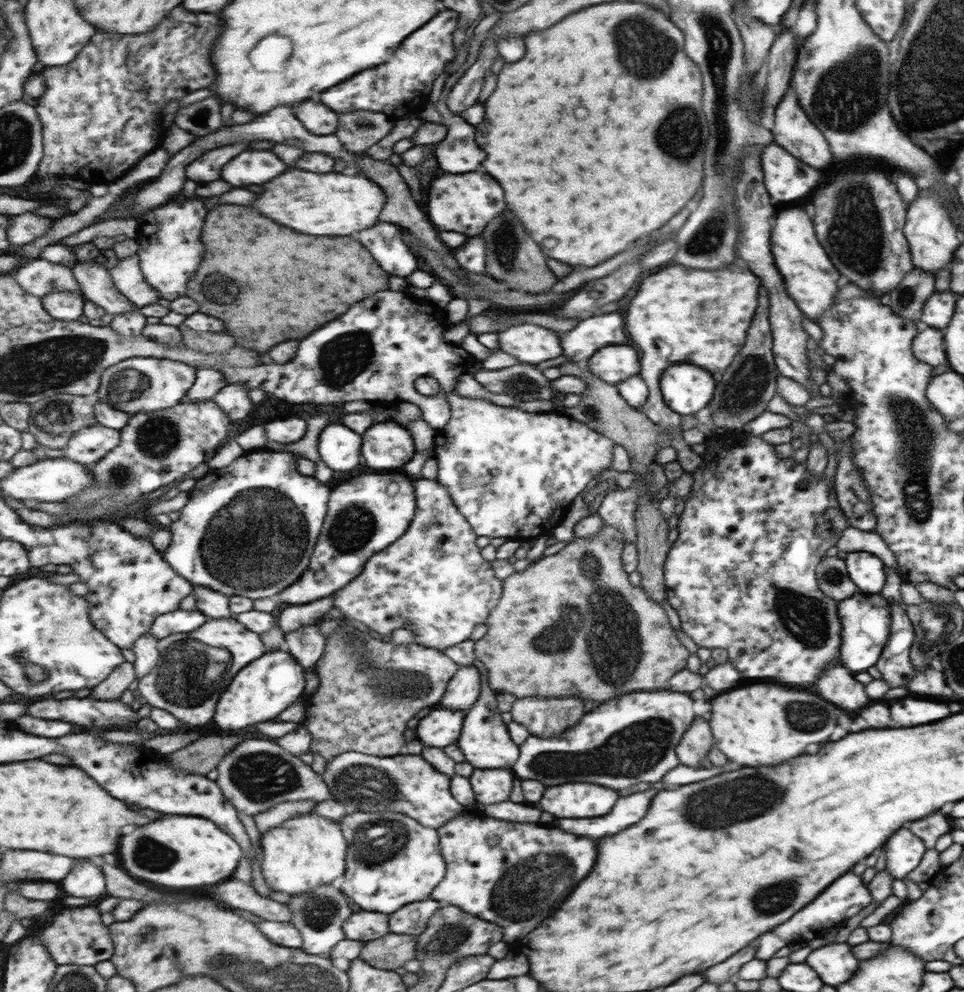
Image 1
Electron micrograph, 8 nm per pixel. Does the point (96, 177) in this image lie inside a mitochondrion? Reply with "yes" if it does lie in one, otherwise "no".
no

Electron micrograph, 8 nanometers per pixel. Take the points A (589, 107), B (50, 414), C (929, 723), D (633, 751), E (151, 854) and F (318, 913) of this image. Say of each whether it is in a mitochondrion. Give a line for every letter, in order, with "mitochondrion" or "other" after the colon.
A: other
B: mitochondrion
C: other
D: mitochondrion
E: mitochondrion
F: mitochondrion

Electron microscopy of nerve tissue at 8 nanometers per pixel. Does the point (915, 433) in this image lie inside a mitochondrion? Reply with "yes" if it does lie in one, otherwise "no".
yes

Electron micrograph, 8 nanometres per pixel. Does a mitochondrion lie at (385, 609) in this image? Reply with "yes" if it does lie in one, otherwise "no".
no

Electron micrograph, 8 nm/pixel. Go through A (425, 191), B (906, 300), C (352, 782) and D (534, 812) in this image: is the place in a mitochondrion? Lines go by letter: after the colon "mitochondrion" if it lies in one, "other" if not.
A: other
B: mitochondrion
C: mitochondrion
D: other

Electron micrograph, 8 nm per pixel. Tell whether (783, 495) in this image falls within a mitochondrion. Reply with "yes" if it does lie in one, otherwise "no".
no

